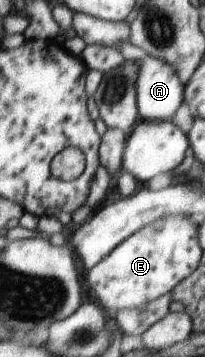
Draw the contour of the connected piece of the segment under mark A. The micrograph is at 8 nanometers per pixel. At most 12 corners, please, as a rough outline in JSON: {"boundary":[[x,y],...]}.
{"boundary":[[131,40],[122,43],[136,63],[141,120],[170,121],[186,85],[165,59]]}

